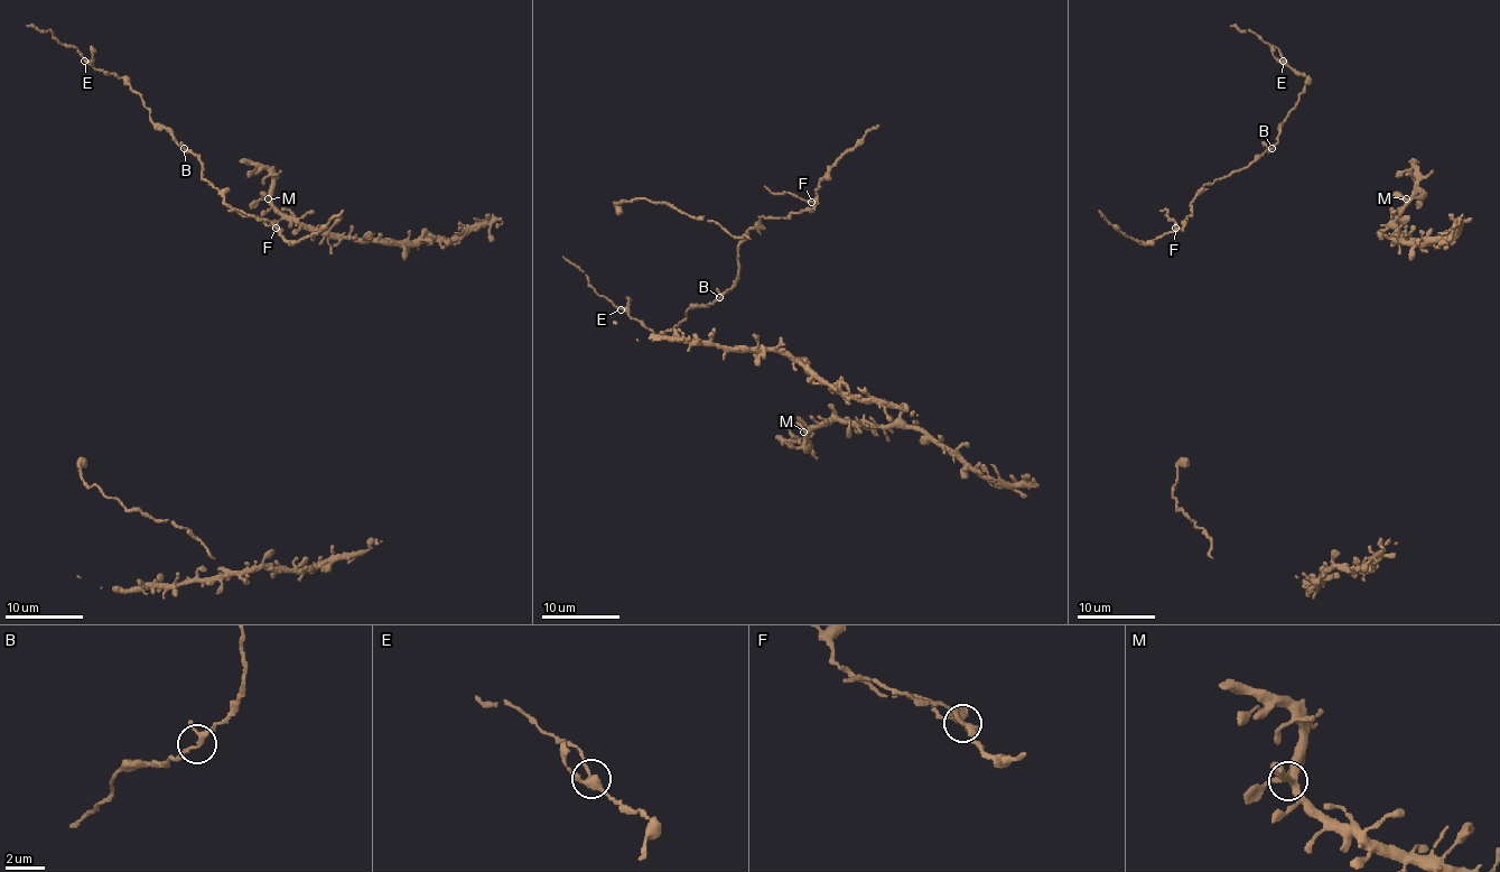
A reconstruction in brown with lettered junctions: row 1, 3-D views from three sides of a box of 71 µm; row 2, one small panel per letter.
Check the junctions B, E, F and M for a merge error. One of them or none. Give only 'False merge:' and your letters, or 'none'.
False merge: F

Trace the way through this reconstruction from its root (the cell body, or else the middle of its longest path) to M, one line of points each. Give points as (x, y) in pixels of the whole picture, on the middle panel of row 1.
M: (784, 421), (792, 434), (808, 444), (803, 432)

